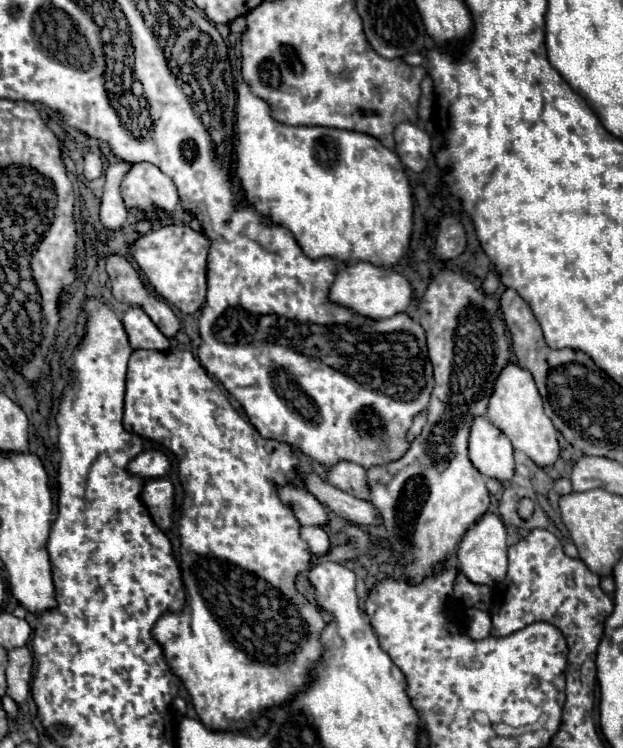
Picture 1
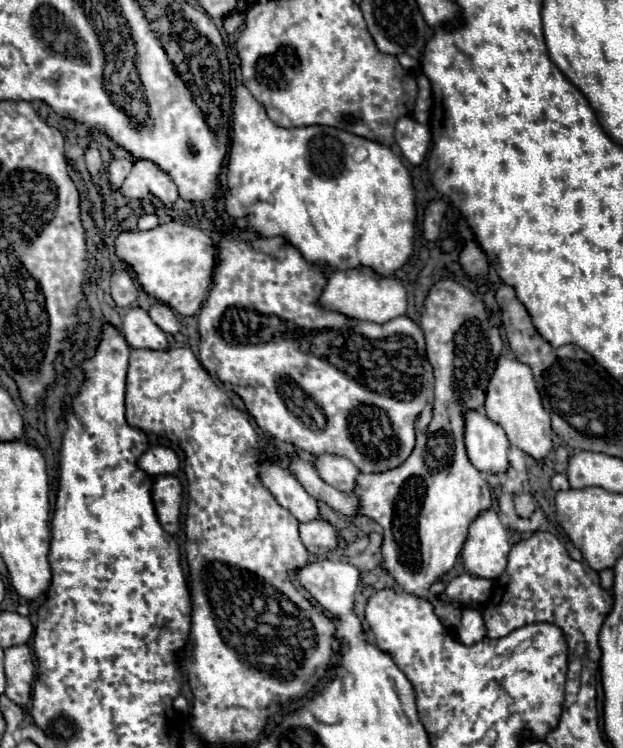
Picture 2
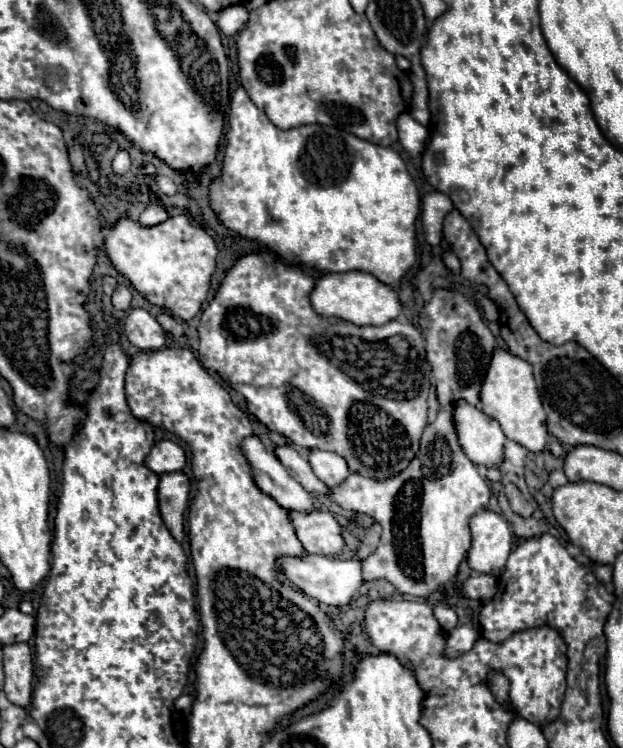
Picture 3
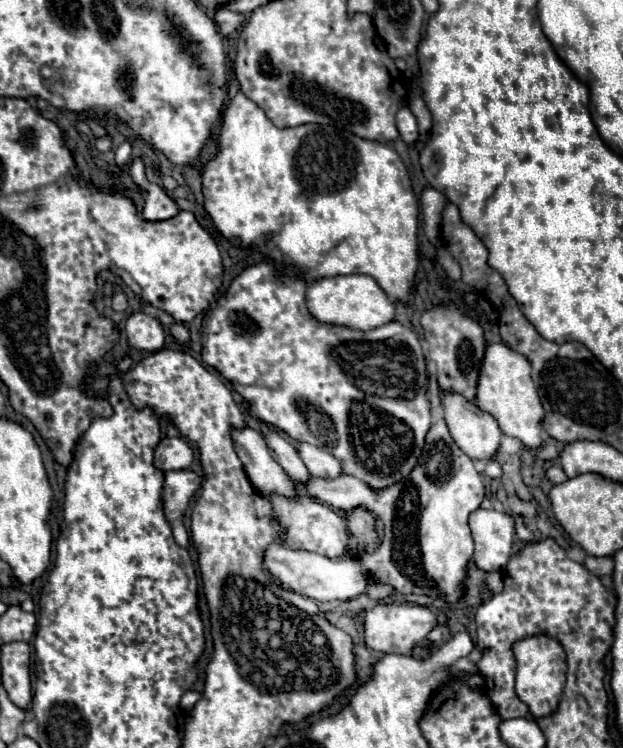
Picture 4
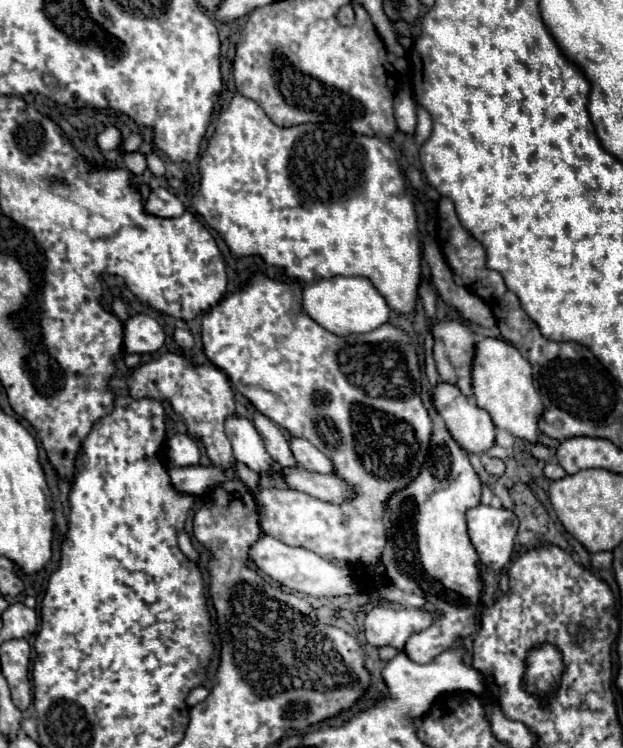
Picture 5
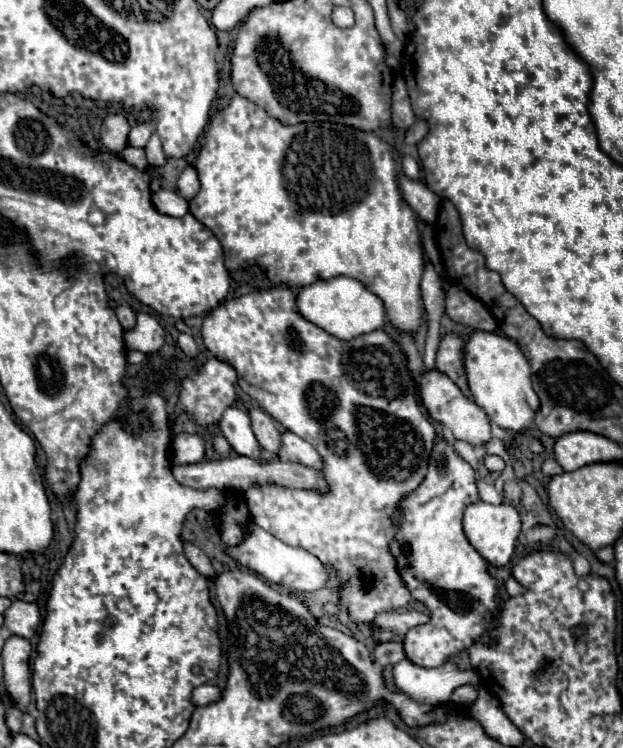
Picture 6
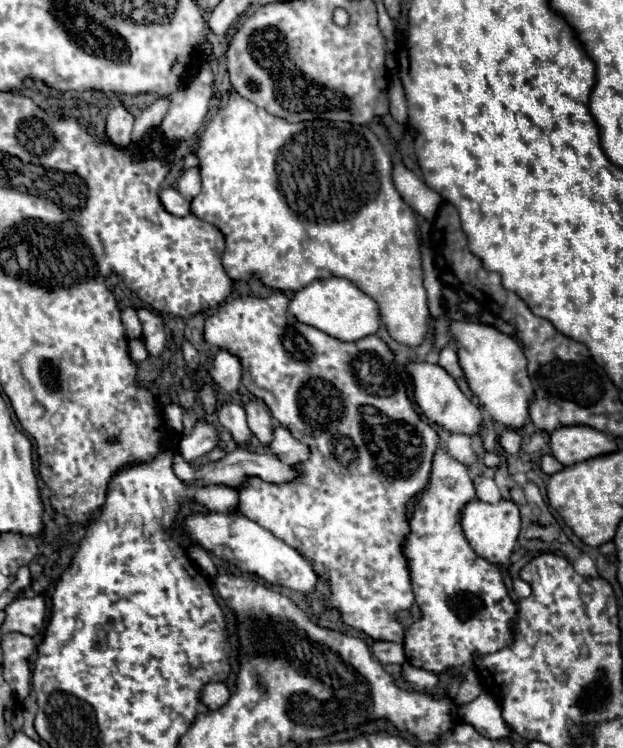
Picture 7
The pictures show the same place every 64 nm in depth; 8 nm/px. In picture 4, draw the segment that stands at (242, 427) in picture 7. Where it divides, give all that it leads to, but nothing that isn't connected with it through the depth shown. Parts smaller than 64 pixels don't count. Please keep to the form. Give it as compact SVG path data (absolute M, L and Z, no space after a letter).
M252 428L234 430L234 448L240 456L250 482L258 488L264 496L284 496L284 498L296 498L300 496L298 484L288 478L288 474L280 468L280 464L272 458L262 434L258 434Z

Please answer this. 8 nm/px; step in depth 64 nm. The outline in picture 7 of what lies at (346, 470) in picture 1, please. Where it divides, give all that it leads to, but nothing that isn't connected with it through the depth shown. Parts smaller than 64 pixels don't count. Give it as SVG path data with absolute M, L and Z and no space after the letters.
M284 426L274 428L274 440L268 446L268 450L286 464L300 464L310 456L310 448L304 446L300 440L296 440Z

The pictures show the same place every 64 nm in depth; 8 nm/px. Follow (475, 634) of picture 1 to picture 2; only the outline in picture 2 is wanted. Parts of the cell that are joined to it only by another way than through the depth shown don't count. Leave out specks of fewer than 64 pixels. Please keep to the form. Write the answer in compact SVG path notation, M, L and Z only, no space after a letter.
M466 608L462 612L462 624L458 628L458 638L464 644L476 644L486 636L486 628L484 628L484 616L478 610Z

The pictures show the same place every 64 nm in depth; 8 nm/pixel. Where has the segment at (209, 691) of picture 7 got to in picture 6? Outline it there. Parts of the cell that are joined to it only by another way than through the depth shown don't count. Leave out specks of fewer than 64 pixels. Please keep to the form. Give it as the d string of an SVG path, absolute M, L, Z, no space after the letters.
M202 684L192 692L192 704L196 706L206 706L218 698L220 698L220 688L210 686L210 684Z

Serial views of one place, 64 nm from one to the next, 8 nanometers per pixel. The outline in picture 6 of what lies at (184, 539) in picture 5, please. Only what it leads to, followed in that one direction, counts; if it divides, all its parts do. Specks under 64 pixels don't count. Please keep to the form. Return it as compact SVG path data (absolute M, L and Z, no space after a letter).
M184 542L184 556L190 560L190 564L192 564L200 574L210 576L210 578L216 576L214 570L212 570L212 564L210 564L210 560L208 560L208 556L206 556L198 546L194 546L194 544L190 544L190 542Z

